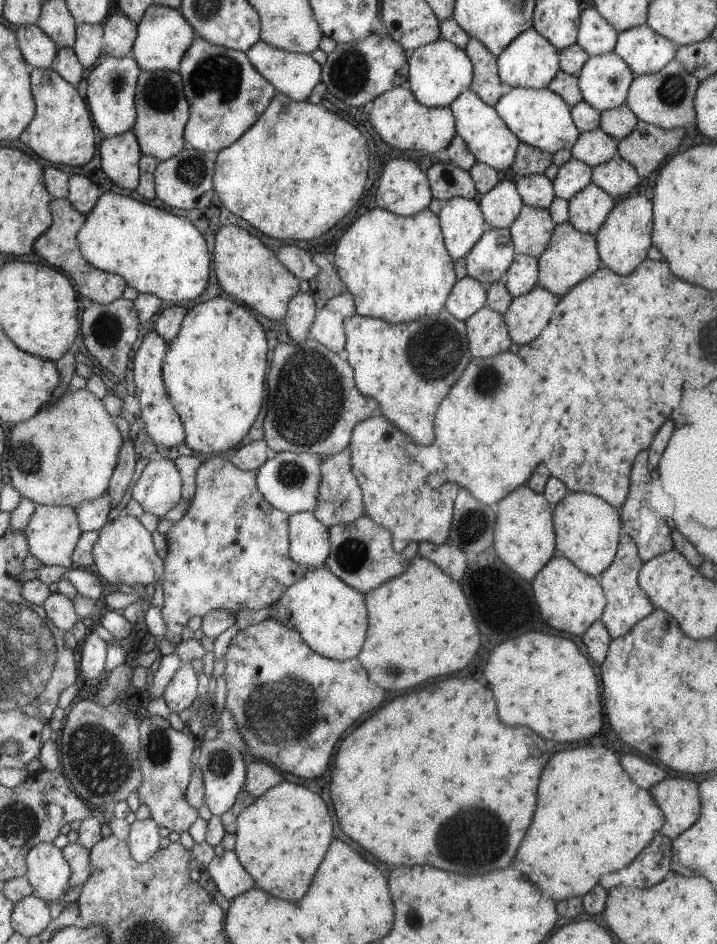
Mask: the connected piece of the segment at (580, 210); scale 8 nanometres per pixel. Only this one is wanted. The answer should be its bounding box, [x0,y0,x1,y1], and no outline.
[569,181,615,235]

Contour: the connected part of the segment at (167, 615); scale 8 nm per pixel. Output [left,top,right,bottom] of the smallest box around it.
[161,456,310,645]

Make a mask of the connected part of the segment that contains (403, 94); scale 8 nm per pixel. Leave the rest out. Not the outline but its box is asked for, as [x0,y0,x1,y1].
[368,86,458,154]

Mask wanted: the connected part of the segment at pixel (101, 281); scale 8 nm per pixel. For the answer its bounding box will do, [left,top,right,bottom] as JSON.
[34,198,126,305]

